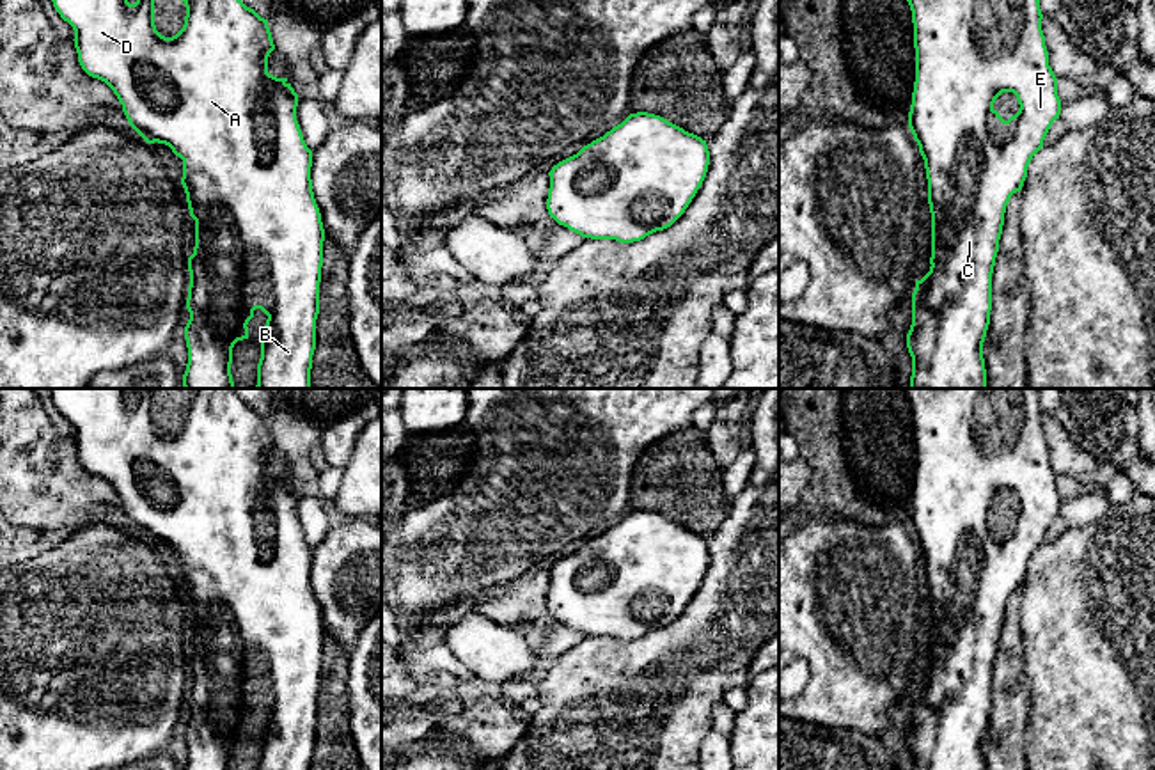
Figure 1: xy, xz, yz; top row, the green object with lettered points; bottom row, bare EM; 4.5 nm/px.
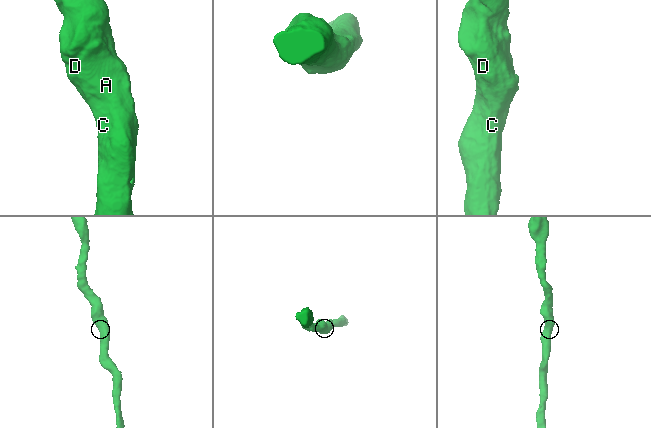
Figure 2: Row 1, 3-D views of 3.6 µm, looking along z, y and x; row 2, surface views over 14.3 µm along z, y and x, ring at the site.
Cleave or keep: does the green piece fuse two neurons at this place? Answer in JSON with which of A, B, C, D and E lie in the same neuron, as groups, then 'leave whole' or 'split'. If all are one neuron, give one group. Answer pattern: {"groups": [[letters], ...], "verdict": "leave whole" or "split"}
{"groups": [["A", "B", "C", "D", "E"]], "verdict": "leave whole"}

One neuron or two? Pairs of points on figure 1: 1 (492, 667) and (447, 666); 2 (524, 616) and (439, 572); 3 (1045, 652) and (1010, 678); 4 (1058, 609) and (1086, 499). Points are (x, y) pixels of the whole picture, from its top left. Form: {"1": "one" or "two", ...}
{"1": "two", "2": "two", "3": "two", "4": "two"}

